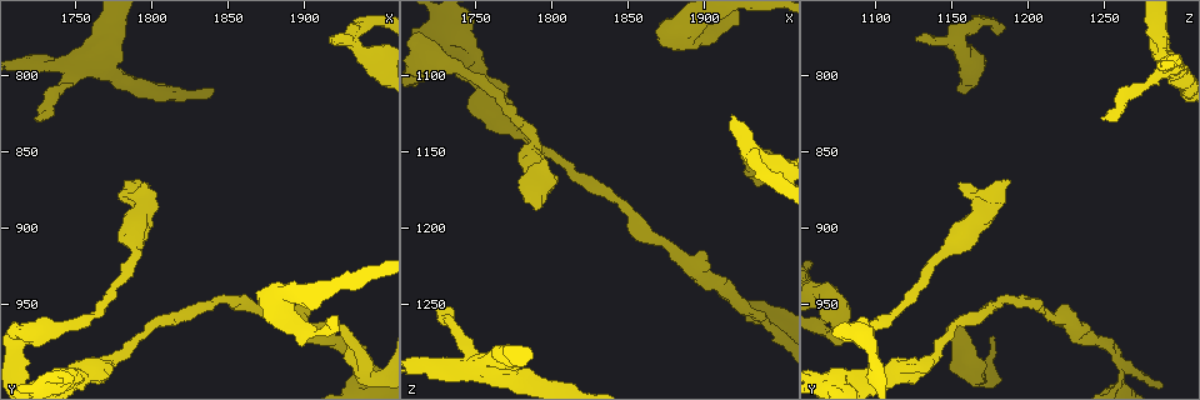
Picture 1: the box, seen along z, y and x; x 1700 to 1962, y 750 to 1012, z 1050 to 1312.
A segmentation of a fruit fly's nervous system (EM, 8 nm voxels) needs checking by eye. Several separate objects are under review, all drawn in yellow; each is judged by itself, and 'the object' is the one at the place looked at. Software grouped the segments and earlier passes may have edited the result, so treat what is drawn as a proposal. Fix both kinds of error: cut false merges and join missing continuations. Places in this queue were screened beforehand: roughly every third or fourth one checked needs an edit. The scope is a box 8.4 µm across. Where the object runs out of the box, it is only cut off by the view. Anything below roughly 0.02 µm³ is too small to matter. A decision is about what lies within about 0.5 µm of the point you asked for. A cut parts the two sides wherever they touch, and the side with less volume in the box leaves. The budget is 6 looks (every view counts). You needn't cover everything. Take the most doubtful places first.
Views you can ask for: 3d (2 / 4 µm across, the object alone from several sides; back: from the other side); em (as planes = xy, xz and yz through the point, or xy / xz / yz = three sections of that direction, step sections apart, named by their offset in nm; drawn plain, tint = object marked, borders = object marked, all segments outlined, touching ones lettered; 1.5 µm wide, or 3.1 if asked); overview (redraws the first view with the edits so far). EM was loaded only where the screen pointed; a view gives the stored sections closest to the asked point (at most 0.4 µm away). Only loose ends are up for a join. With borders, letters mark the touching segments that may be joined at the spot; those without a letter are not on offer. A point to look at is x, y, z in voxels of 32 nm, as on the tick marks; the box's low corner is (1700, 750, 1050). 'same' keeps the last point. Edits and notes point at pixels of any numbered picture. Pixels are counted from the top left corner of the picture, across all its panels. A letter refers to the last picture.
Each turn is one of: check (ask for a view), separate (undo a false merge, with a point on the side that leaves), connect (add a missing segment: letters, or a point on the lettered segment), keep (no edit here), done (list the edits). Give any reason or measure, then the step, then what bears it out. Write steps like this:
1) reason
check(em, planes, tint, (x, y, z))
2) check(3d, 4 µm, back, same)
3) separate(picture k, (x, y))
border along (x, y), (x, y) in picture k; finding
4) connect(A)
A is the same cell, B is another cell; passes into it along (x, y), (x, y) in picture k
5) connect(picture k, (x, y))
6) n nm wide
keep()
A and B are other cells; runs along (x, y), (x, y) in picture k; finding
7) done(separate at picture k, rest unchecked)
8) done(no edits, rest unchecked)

thick end
check(em, xz, step 4, borders, (1790, 868, 1188))

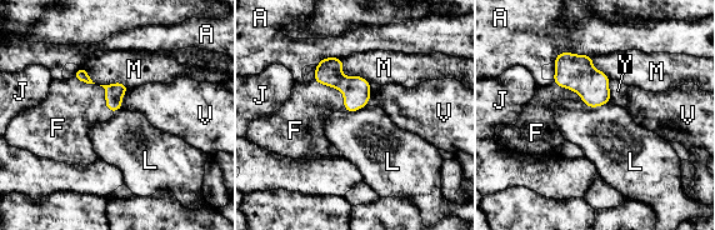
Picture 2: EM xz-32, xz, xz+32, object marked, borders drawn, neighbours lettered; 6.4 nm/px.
another direction
check(em, planes, borders, same)

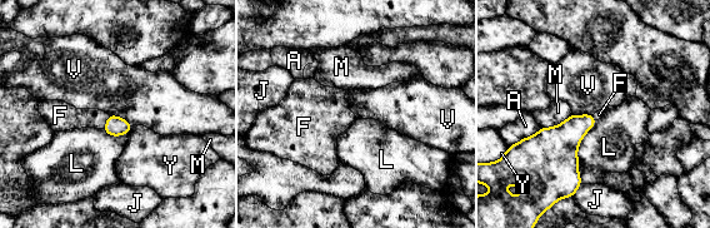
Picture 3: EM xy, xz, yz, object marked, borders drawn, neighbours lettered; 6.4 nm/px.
connect(F)
F is the same cell, A, J, L, M, V and Y are other cells; passes into it along (115, 125), (106, 122), (69, 117) in picture 3; the neuron continues

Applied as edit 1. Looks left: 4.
check(overview)

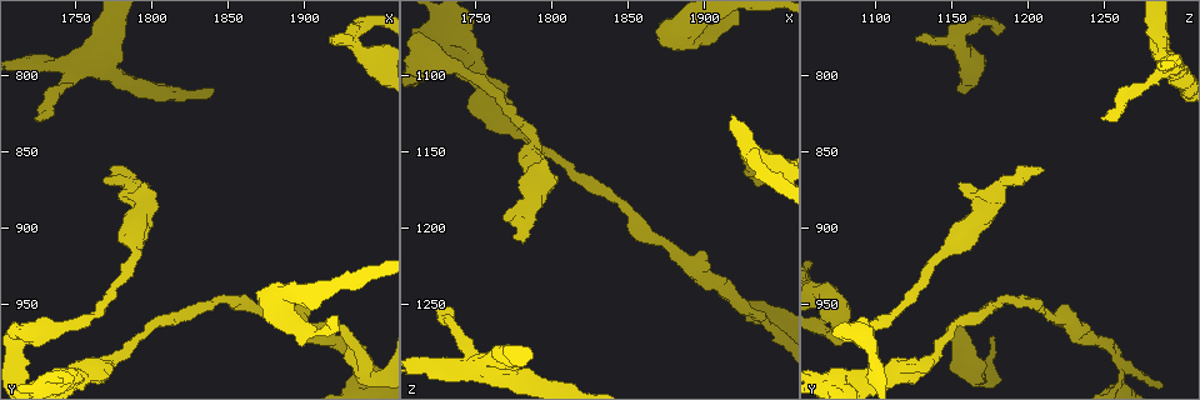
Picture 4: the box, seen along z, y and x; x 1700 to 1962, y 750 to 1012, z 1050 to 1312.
an open end
check(3d, 4 µm, back, (1916, 778, 1124))

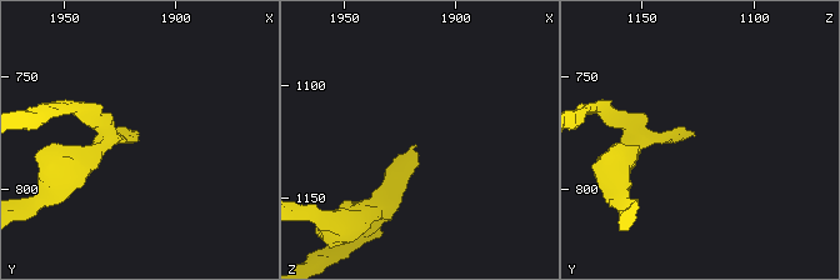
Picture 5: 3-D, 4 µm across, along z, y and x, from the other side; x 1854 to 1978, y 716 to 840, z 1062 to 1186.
need the tissue
check(em, planes, borders, (1918, 776, 1126))

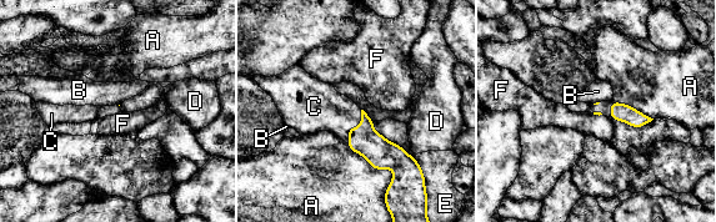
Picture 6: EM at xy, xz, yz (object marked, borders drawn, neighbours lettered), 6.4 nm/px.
connect(C)
C is the same cell, A, B, D, E and F are other cells; passes into it along (381, 154), (355, 127), (321, 109) in picture 6; it goes on there

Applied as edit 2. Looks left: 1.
done(connect at picture 3, connect at picture 6, rest unchecked)

